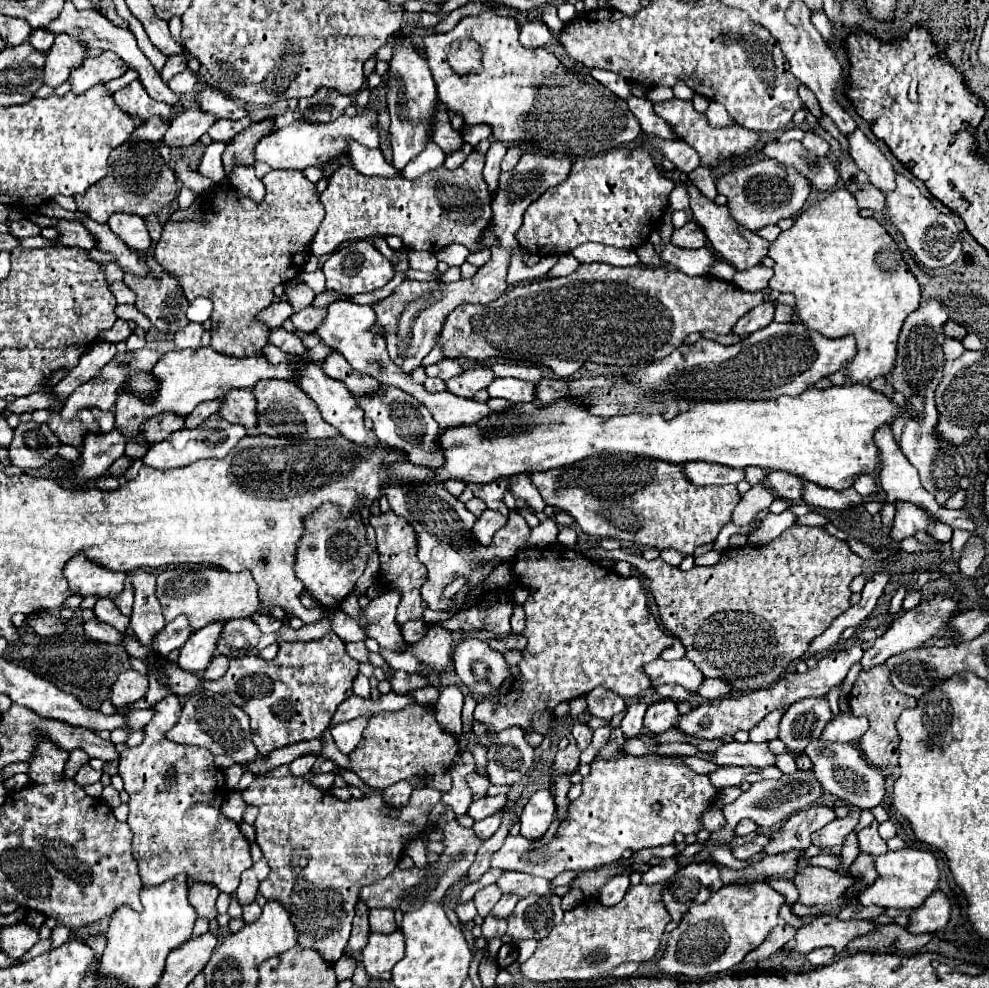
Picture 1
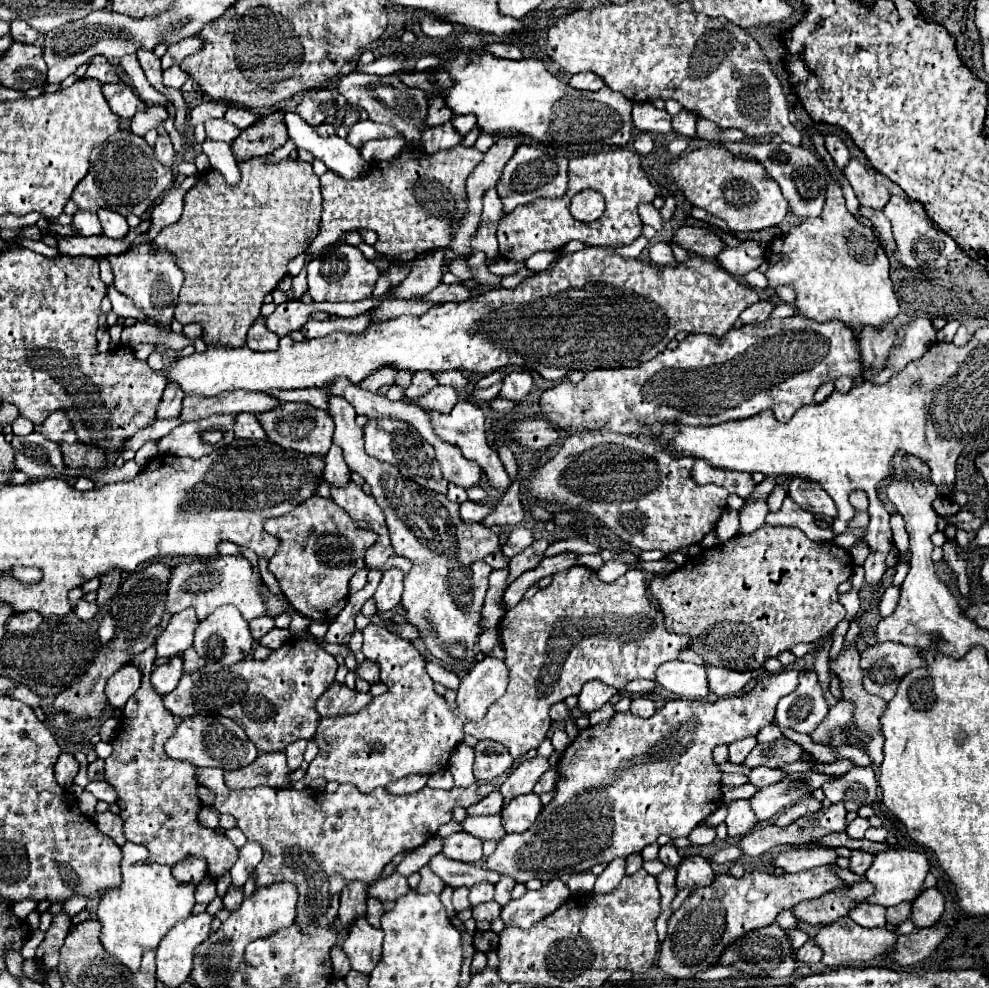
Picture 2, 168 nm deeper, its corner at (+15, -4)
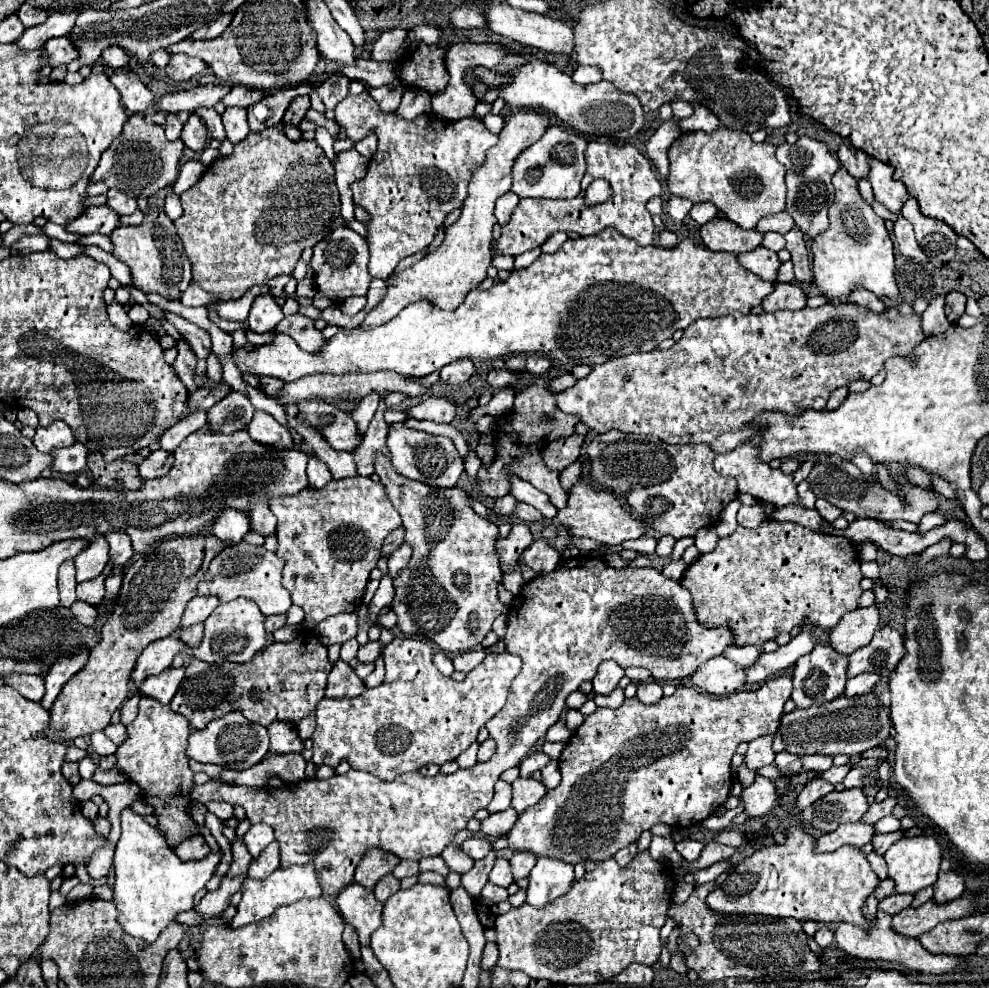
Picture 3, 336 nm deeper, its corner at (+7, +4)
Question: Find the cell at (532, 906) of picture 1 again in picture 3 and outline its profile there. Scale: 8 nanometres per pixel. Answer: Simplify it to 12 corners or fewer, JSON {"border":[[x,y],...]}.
{"border":[[540,856],[526,902],[544,908],[570,890],[574,866]]}

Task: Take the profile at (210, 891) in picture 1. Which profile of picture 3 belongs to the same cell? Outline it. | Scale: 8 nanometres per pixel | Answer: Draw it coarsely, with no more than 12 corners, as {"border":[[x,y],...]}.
{"border":[[188,836],[174,852],[180,860],[202,860],[210,846],[202,836]]}

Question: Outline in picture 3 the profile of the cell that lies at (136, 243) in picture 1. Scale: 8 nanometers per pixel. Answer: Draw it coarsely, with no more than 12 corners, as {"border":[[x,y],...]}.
{"border":[[108,190],[108,206],[120,216],[136,210],[136,198]]}

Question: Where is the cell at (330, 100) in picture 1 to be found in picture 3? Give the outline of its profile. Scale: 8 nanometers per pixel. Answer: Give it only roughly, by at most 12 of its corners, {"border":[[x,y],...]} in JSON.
{"border":[[342,74],[330,76],[316,88],[324,106],[334,110],[348,96],[348,80]]}

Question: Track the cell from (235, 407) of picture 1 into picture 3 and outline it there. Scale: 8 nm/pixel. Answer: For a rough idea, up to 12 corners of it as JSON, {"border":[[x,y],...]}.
{"border":[[266,412],[248,434],[264,446],[294,448],[292,434]]}

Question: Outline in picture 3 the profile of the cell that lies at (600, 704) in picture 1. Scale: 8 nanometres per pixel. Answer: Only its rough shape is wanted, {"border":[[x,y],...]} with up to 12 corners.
{"border":[[614,660],[602,662],[592,680],[596,694],[610,694],[624,670]]}

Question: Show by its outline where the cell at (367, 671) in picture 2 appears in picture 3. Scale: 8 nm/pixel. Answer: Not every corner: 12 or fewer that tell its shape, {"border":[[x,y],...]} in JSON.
{"border":[[368,642],[358,650],[358,662],[374,662],[380,642]]}

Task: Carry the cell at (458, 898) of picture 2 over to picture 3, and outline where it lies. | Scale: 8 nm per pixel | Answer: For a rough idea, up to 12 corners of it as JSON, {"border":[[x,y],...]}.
{"border":[[496,852],[474,862],[462,874],[462,886],[470,896],[480,896],[488,882]]}

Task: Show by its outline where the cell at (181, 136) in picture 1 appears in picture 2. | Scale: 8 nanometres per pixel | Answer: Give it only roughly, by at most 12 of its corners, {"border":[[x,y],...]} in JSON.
{"border":[[202,102],[190,116],[188,124],[198,126],[210,118],[222,118],[224,102]]}

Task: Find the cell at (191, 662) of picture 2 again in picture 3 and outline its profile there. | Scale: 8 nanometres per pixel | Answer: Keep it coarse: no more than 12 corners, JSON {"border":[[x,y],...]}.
{"border":[[204,624],[180,628],[178,636],[184,644],[196,646],[204,634]]}

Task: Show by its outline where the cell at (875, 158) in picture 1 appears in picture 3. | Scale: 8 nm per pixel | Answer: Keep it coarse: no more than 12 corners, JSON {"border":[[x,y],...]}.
{"border":[[870,158],[868,180],[874,196],[898,214],[910,198],[892,166]]}

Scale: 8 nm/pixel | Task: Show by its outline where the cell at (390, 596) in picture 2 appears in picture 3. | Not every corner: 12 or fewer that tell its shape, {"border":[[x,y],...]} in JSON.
{"border":[[404,542],[388,558],[392,578],[408,564],[412,548]]}

